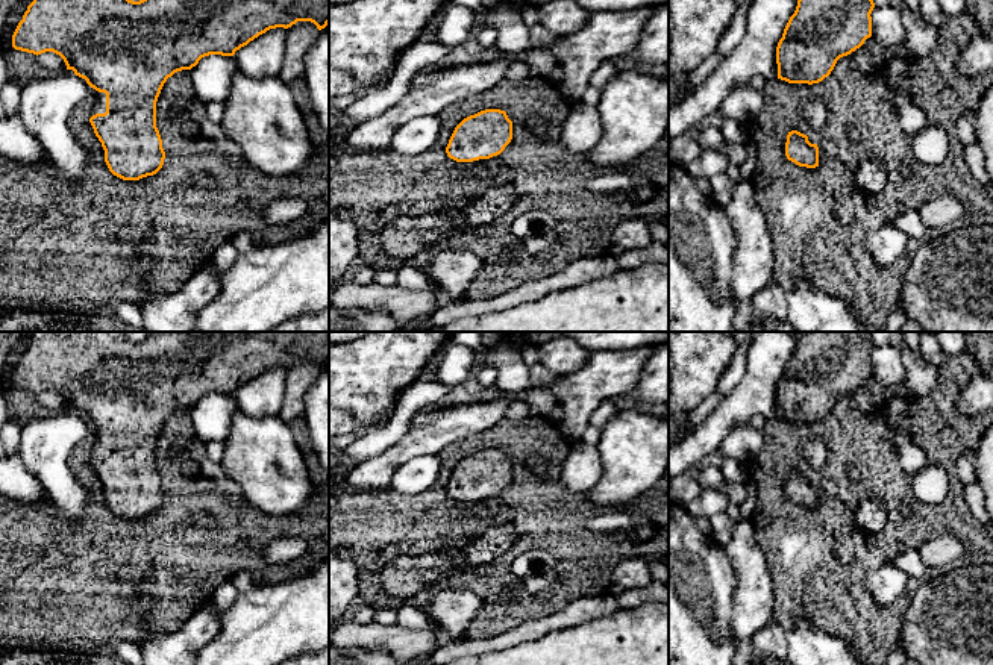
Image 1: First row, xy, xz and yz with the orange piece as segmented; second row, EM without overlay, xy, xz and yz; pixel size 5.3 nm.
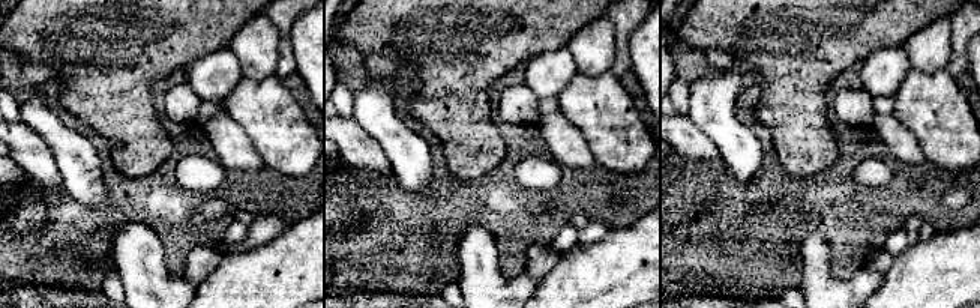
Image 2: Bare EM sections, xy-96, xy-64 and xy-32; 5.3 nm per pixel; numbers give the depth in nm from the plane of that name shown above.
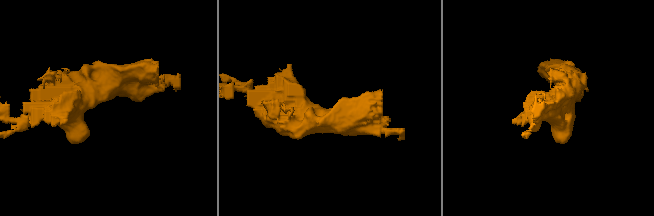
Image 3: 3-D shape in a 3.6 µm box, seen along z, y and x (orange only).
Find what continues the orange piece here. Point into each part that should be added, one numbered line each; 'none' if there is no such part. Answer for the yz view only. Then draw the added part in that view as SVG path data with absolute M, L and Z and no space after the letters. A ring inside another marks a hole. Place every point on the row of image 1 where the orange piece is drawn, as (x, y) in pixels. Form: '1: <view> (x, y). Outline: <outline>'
none

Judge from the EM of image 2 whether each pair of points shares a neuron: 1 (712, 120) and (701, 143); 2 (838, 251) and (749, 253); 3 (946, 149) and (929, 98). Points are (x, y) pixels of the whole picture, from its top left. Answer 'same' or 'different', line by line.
1: different
2: same
3: same

